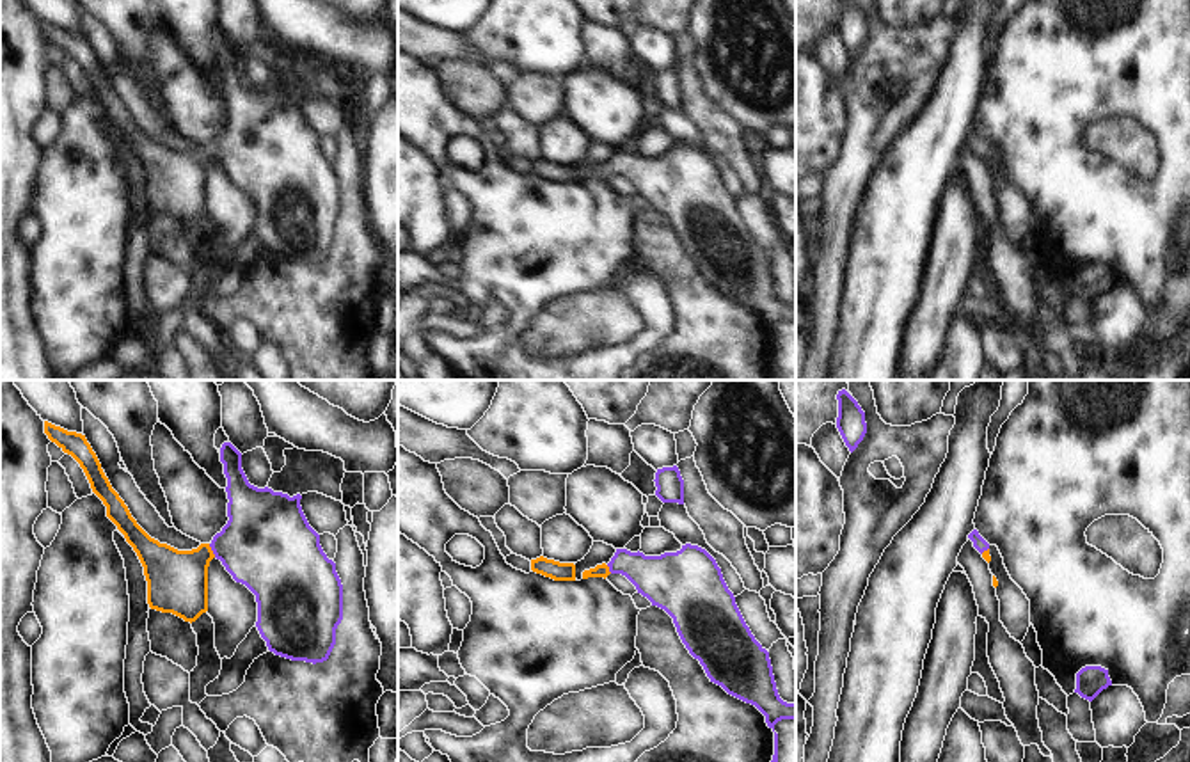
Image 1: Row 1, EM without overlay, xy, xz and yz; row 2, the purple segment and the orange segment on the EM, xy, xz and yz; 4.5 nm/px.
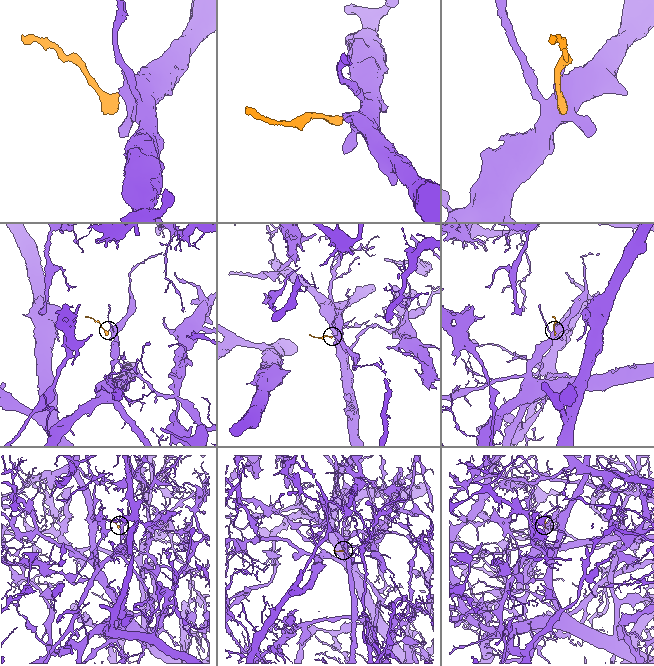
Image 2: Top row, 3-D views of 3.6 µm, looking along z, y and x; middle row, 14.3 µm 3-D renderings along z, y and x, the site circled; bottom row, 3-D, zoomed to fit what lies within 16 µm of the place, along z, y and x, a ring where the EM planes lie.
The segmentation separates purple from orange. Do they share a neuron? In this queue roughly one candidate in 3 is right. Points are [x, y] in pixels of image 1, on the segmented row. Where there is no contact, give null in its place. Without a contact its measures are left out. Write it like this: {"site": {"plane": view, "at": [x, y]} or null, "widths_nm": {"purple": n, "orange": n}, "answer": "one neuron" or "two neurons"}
{"site": {"plane": "xy", "at": [212, 549]}, "widths_nm": {"purple": 420, "orange": 280}, "answer": "one neuron"}

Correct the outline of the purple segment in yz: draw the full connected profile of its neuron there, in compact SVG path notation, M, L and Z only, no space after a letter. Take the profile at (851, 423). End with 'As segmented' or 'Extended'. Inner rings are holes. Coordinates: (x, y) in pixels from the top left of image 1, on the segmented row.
M845 389L838 391L837 400L838 400L837 428L845 446L853 453L867 433L865 412Z. As segmented

